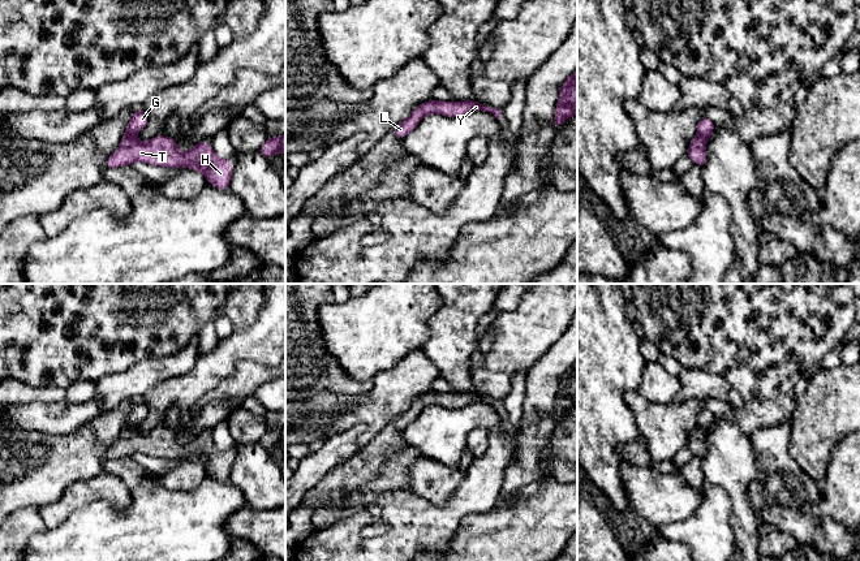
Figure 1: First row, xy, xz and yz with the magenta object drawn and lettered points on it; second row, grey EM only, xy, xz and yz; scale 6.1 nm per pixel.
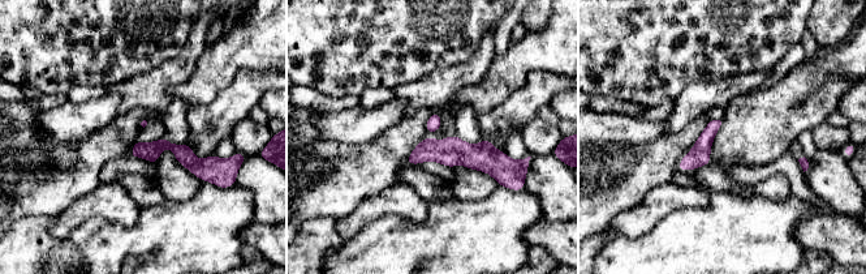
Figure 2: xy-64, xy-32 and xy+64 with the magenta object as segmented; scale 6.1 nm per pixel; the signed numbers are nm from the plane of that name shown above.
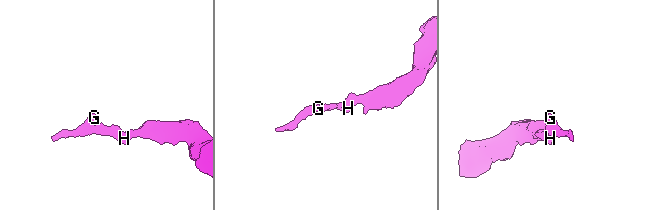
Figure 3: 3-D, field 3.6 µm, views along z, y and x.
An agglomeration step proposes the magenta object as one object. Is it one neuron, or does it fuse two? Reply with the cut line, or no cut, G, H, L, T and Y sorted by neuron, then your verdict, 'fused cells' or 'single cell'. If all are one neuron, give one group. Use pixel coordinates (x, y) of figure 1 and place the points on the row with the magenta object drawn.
no cut | G H L T Y | single cell

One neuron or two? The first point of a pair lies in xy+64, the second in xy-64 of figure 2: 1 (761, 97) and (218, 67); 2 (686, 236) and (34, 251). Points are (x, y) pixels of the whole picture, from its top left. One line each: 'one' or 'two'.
1: one
2: two

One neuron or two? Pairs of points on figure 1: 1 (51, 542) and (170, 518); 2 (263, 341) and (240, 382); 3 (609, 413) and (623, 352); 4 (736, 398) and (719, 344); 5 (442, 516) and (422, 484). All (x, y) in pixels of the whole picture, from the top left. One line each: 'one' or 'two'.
1: one
2: two
3: one
4: two
5: two

